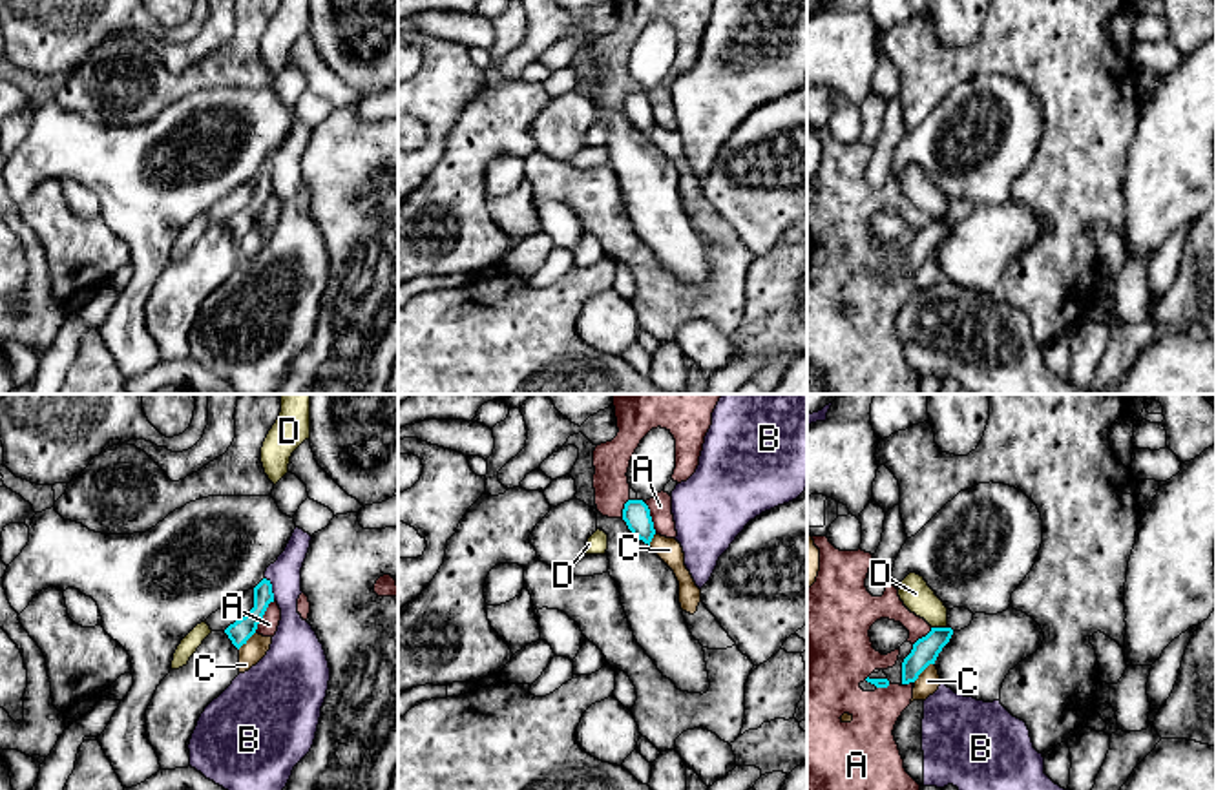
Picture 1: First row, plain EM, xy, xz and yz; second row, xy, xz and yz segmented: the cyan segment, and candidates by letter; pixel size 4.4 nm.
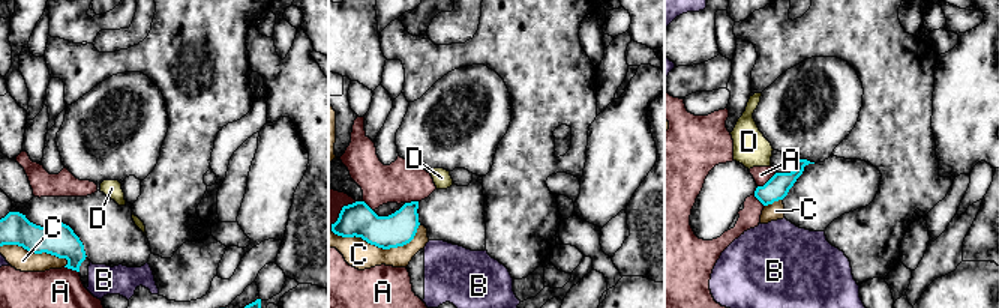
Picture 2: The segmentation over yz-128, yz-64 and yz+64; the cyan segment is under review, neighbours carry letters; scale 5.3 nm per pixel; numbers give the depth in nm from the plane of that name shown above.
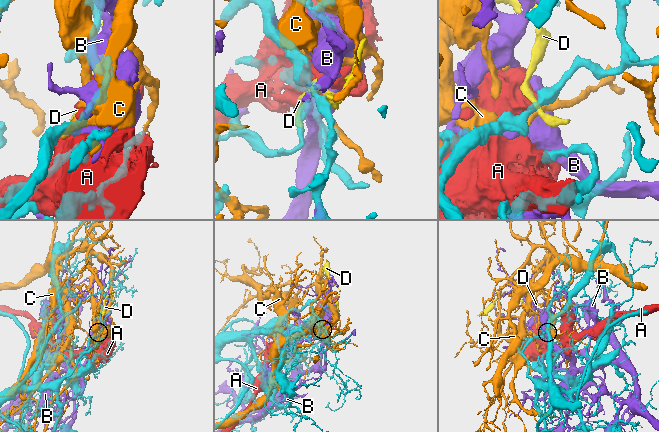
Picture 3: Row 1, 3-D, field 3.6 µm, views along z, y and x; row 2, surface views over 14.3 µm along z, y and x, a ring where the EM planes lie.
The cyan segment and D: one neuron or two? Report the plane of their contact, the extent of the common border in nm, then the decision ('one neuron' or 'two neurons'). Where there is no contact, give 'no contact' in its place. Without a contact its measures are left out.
yz | 80 nm | two neurons

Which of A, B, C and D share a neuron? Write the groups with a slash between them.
A / B / C / D

